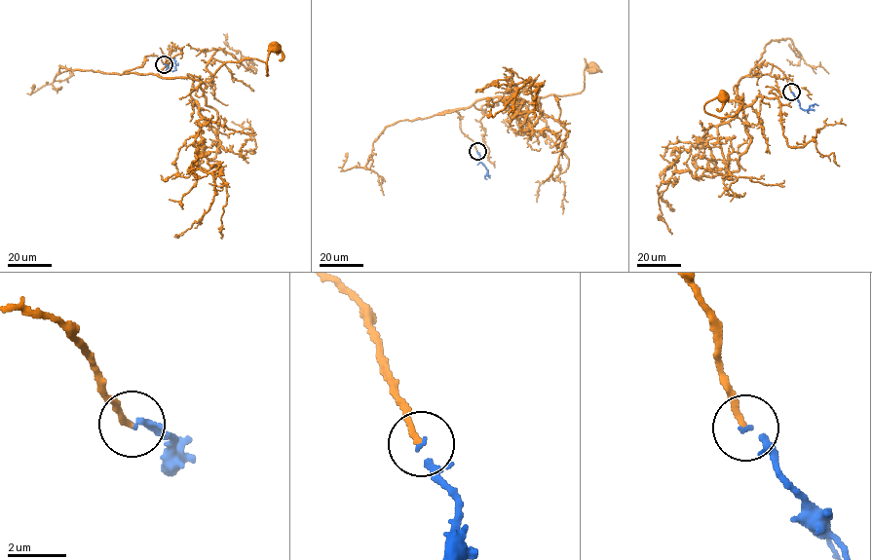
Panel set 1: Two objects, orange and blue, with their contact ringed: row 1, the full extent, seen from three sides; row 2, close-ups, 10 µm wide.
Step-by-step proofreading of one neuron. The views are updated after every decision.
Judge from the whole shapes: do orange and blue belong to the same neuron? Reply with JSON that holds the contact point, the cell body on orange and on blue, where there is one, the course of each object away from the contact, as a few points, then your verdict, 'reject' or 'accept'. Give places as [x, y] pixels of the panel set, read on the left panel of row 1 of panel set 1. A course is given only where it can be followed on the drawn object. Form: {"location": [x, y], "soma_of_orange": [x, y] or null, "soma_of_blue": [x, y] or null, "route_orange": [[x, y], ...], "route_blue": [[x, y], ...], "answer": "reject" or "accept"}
{"location": [164, 64], "soma_of_orange": [275, 47], "soma_of_blue": null, "route_orange": [[164, 64], [146, 56], [124, 72], [209, 82], [228, 61], [254, 58], [266, 76], [276, 47]], "route_blue": [[164, 64], [173, 71], [174, 57]], "answer": "accept"}

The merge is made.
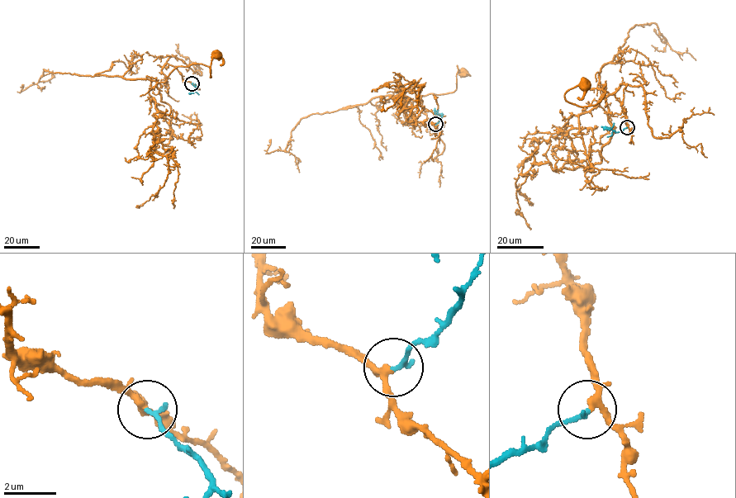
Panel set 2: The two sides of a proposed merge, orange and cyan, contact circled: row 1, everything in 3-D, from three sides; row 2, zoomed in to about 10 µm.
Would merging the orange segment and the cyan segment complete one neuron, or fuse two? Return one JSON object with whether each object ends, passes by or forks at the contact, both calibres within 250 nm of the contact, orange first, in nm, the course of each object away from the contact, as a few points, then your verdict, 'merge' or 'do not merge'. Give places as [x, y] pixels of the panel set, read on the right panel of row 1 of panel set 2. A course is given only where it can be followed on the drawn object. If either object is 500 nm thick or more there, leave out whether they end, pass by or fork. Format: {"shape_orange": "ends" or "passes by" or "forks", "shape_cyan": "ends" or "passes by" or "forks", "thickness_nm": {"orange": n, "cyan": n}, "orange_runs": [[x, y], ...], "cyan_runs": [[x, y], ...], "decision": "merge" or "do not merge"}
{"shape_orange": "forks", "shape_cyan": "ends", "thickness_nm": {"orange": 170, "cyan": 200}, "orange_runs": [[627, 127], [626, 83], [610, 93], [602, 86], [595, 104], [565, 99], [584, 85]], "cyan_runs": [[627, 127], [617, 132], [605, 129], [610, 126]], "decision": "merge"}

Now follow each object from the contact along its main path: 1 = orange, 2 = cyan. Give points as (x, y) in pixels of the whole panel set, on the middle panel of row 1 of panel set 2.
1: (435, 124), (426, 114), (408, 108), (420, 95), (453, 92), (457, 65), (464, 72)
2: (435, 124), (440, 119), (436, 111), (434, 113)

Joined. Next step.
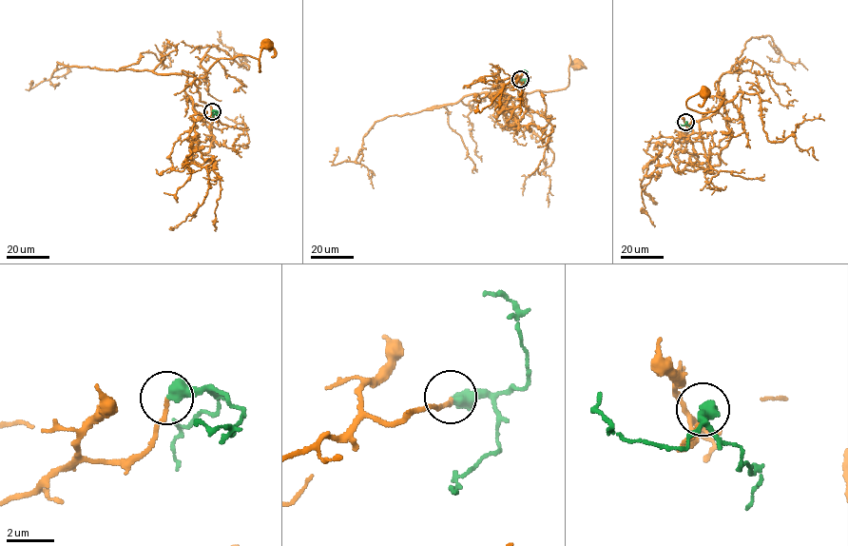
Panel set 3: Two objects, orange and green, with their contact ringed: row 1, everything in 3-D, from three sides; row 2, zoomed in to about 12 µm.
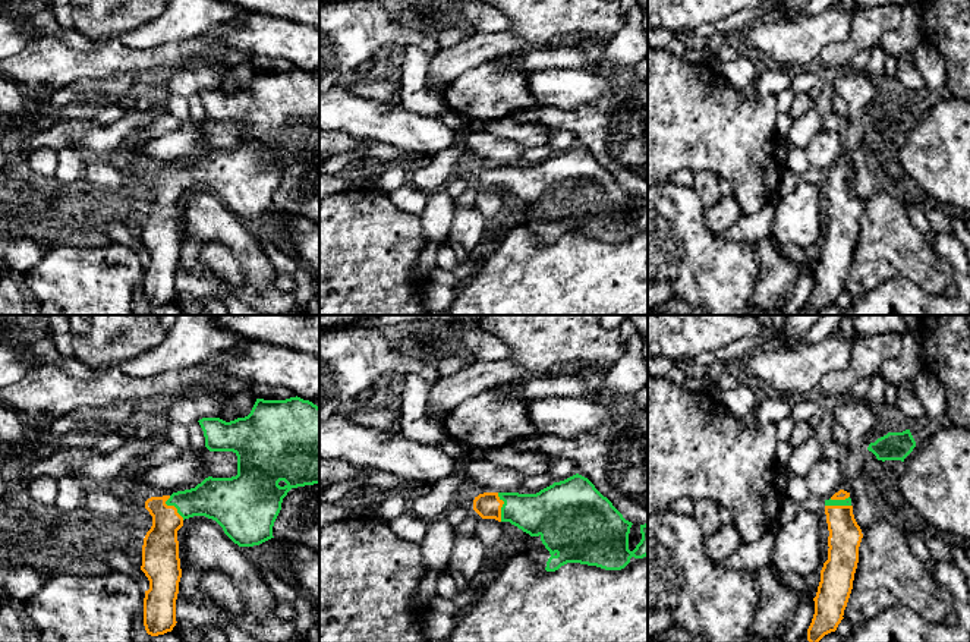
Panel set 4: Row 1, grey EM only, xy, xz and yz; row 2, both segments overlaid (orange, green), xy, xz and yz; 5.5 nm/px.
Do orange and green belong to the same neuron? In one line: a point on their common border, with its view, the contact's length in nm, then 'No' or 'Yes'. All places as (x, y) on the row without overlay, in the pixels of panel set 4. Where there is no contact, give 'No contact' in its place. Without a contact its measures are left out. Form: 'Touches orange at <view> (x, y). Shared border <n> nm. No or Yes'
Touches orange at xy (173, 178). Shared border 160 nm. Yes

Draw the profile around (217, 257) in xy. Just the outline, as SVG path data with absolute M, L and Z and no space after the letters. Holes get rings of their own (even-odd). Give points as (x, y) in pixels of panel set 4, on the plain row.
M208 243L201 251L201 261L234 292L242 287L243 274L232 251L221 243Z

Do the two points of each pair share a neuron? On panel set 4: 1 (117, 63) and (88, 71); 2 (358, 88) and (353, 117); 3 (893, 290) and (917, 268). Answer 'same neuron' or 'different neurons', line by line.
1: same neuron
2: different neurons
3: different neurons

